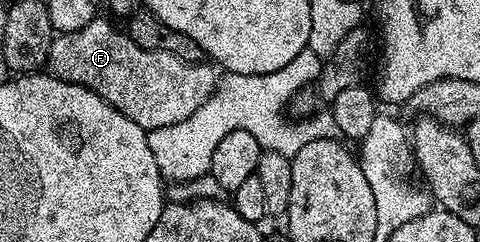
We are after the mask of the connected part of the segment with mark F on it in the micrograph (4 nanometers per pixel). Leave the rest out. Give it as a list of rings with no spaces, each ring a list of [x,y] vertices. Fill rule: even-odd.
[[[92,20],[81,28],[80,25],[73,27],[71,32],[53,35],[47,62],[51,75],[68,80],[72,84],[93,88],[102,99],[110,102],[110,106],[114,106],[114,110],[126,114],[130,122],[138,122],[138,126],[145,130],[172,126],[174,122],[185,120],[215,92],[218,75],[216,76],[217,69],[211,63],[191,64],[182,58],[174,58],[174,54],[142,50],[142,46],[138,46],[129,38],[127,31],[120,29],[119,32],[118,29],[112,28],[113,21],[108,20]]]

